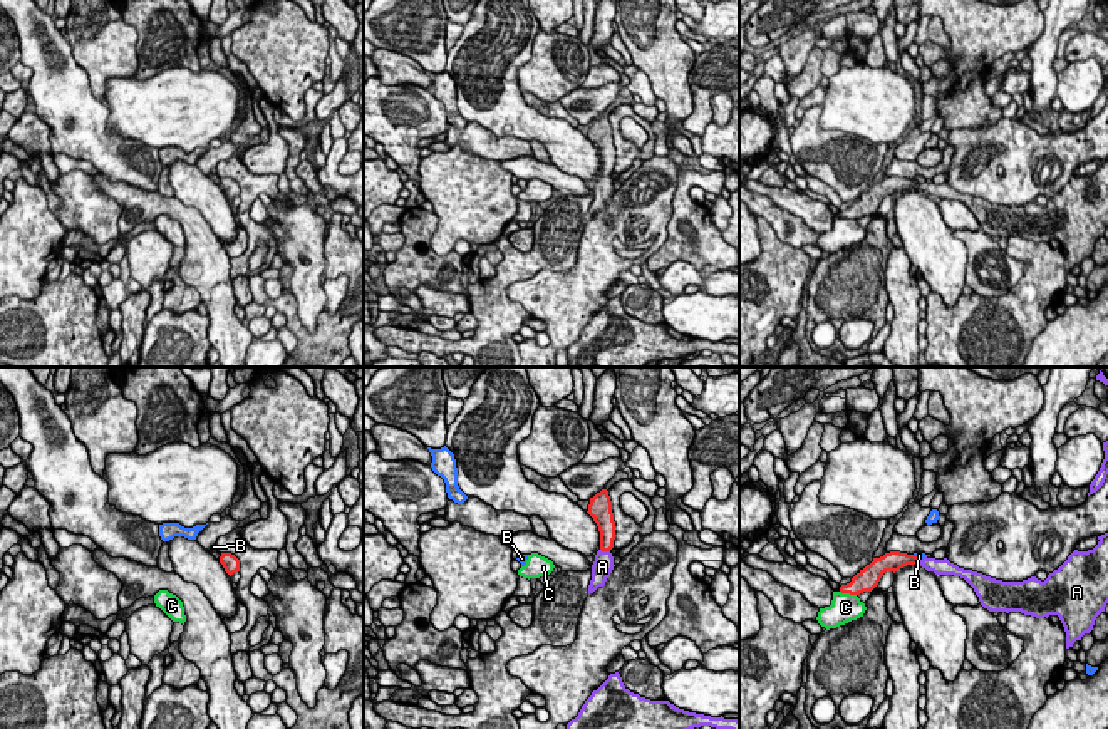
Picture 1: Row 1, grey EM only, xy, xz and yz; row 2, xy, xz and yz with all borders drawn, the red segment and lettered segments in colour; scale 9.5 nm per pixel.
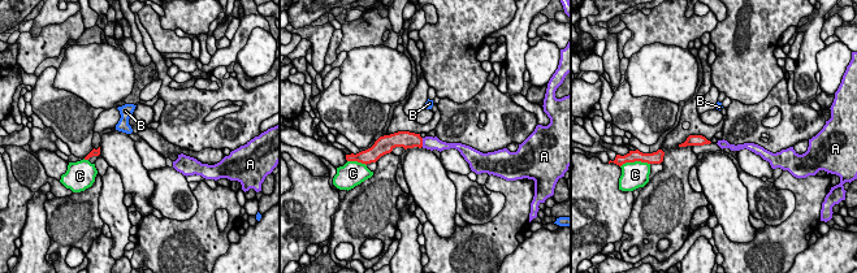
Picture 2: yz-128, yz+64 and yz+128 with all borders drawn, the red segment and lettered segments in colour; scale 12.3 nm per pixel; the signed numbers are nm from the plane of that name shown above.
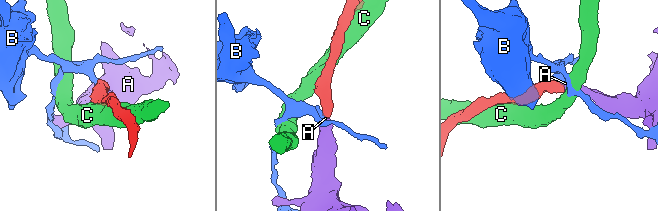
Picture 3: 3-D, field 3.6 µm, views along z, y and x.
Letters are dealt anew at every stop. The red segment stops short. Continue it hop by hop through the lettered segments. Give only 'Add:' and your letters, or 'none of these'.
Add: A

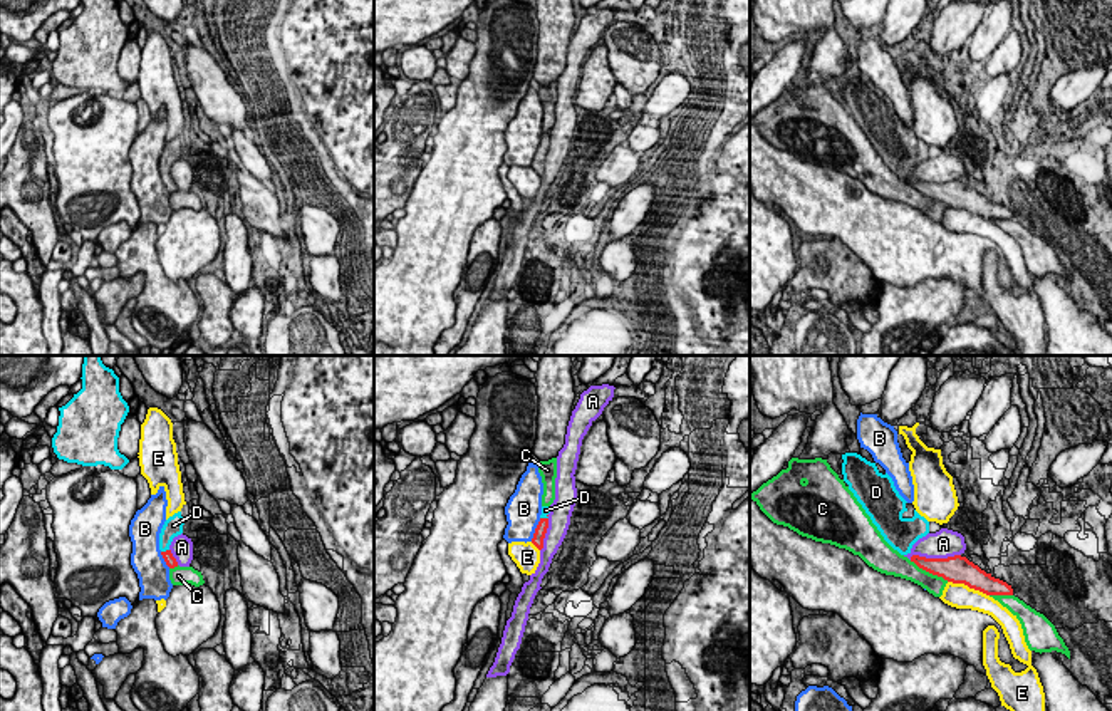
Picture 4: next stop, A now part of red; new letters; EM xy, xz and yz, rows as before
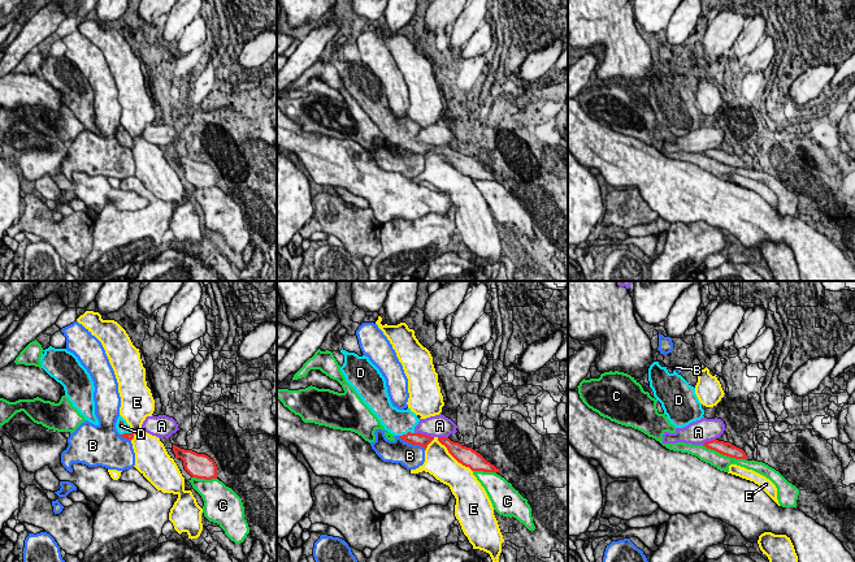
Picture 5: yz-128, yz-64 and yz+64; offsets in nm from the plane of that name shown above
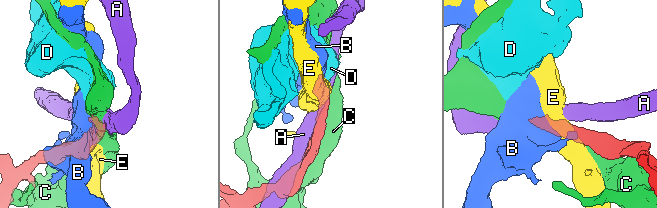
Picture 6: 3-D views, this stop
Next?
Add: D

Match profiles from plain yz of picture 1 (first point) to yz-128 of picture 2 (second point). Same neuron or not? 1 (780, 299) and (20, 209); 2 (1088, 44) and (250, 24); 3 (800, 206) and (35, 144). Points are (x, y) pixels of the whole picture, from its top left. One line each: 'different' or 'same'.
1: same
2: same
3: different

